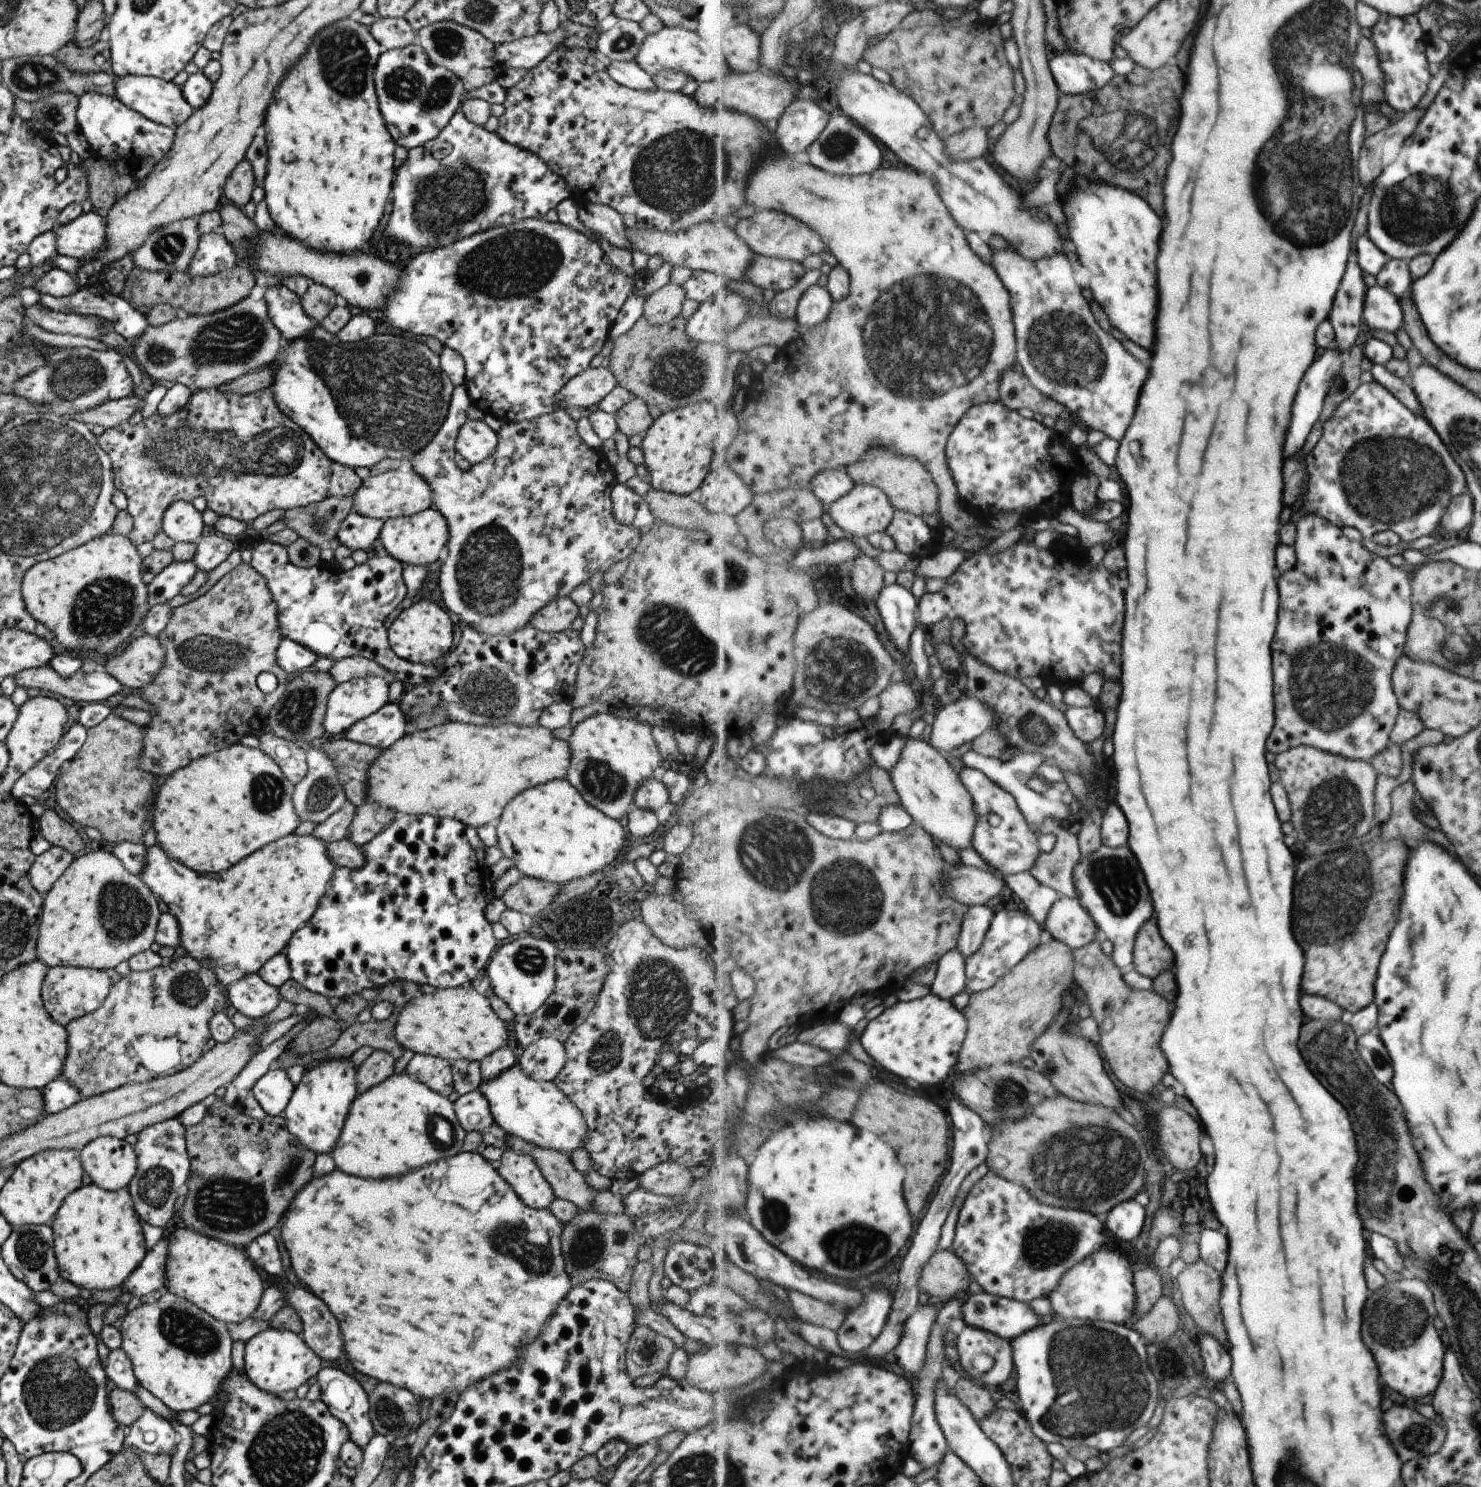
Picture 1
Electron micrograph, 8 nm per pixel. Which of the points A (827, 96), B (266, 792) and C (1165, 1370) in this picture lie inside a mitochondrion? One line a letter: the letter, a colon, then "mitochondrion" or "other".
A: other
B: mitochondrion
C: mitochondrion

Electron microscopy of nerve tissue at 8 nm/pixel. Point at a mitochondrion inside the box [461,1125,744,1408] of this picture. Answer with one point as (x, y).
(524, 1242)

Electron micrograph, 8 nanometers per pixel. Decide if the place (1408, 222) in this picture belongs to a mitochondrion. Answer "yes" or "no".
yes

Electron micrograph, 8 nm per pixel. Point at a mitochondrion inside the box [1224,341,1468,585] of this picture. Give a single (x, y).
(1396, 481)

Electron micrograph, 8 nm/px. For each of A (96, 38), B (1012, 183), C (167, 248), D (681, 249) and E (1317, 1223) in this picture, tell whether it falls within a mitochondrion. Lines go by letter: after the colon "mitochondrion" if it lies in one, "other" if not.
A: other
B: other
C: mitochondrion
D: other
E: other

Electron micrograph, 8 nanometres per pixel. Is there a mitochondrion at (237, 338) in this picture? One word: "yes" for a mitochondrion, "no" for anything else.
yes

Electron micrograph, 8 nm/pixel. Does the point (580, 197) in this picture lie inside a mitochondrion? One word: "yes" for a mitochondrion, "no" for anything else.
no

